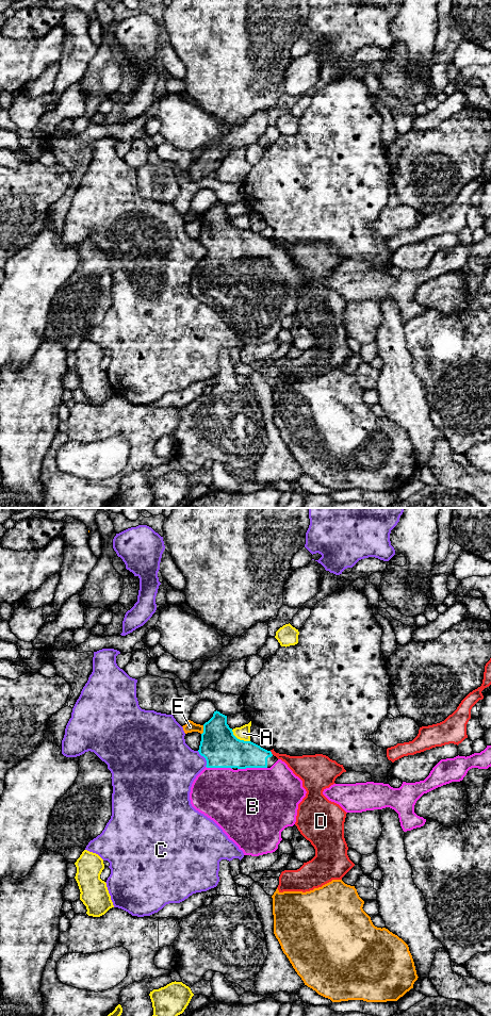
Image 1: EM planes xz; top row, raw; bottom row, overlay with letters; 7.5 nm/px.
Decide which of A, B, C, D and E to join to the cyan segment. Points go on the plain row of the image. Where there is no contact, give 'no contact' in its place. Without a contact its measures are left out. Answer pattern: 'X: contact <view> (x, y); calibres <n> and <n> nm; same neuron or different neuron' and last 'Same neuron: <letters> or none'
A: contact xz (239, 228); calibres 280 and 110 nm; different neuron
B: contact xz (251, 256); calibres 280 and 500 nm; same neuron
C: contact xz (205, 246); calibres 280 and 380 nm; different neuron
D: contact xz (271, 242); calibres 220 and 150 nm; different neuron
E: contact xz (203, 218); calibres 280 and 80 nm; different neuron
Same neuron: B

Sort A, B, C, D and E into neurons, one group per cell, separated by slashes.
A / B / C / D / E

